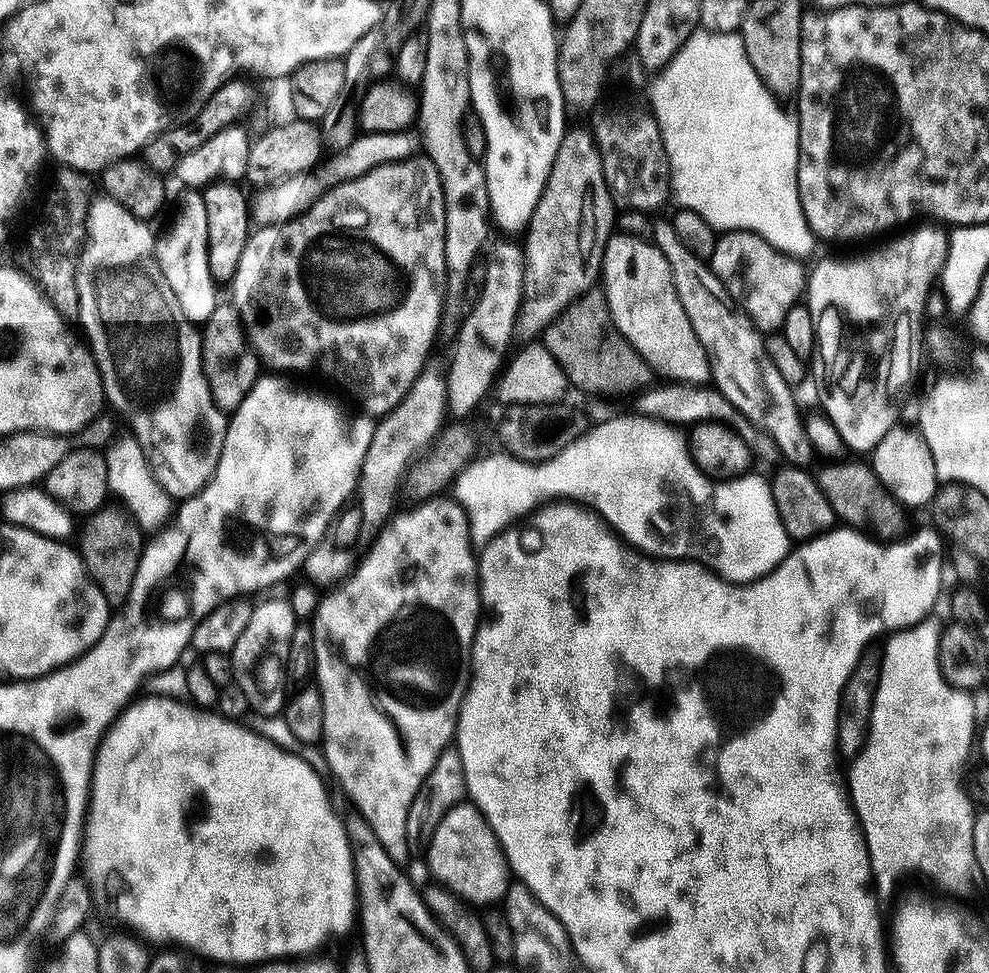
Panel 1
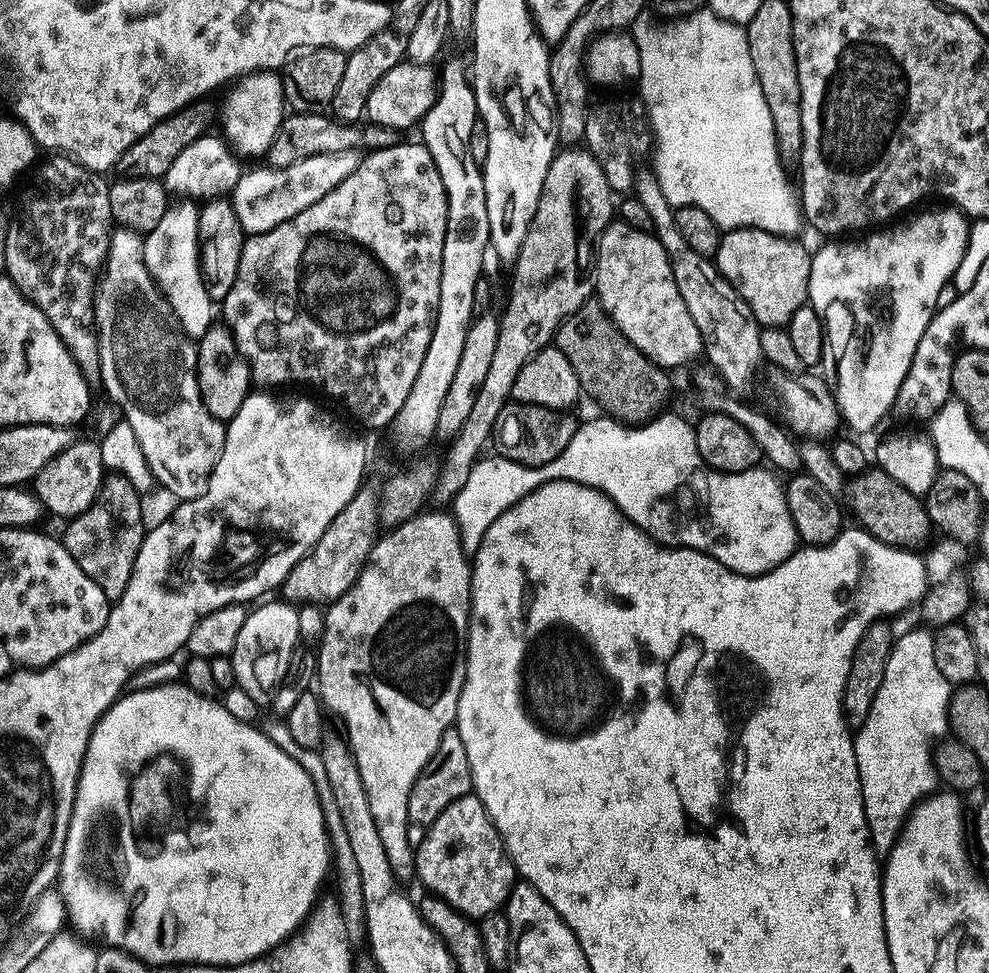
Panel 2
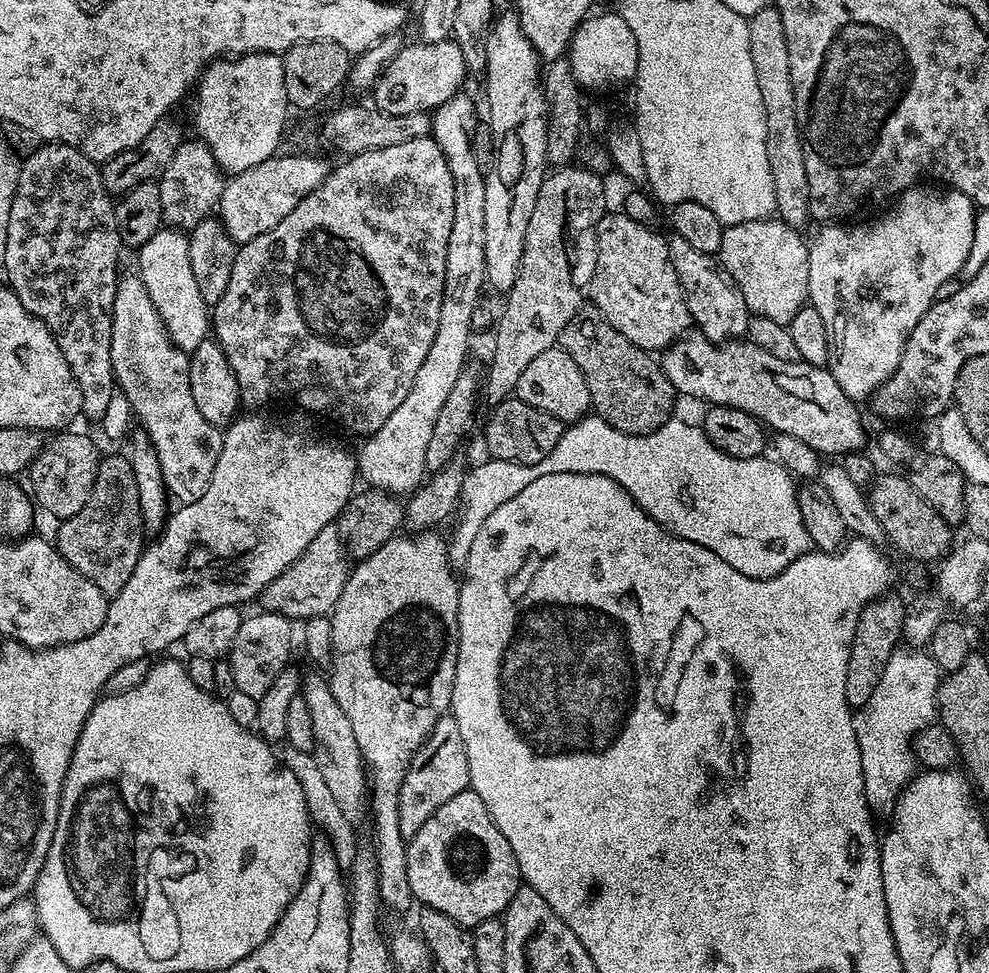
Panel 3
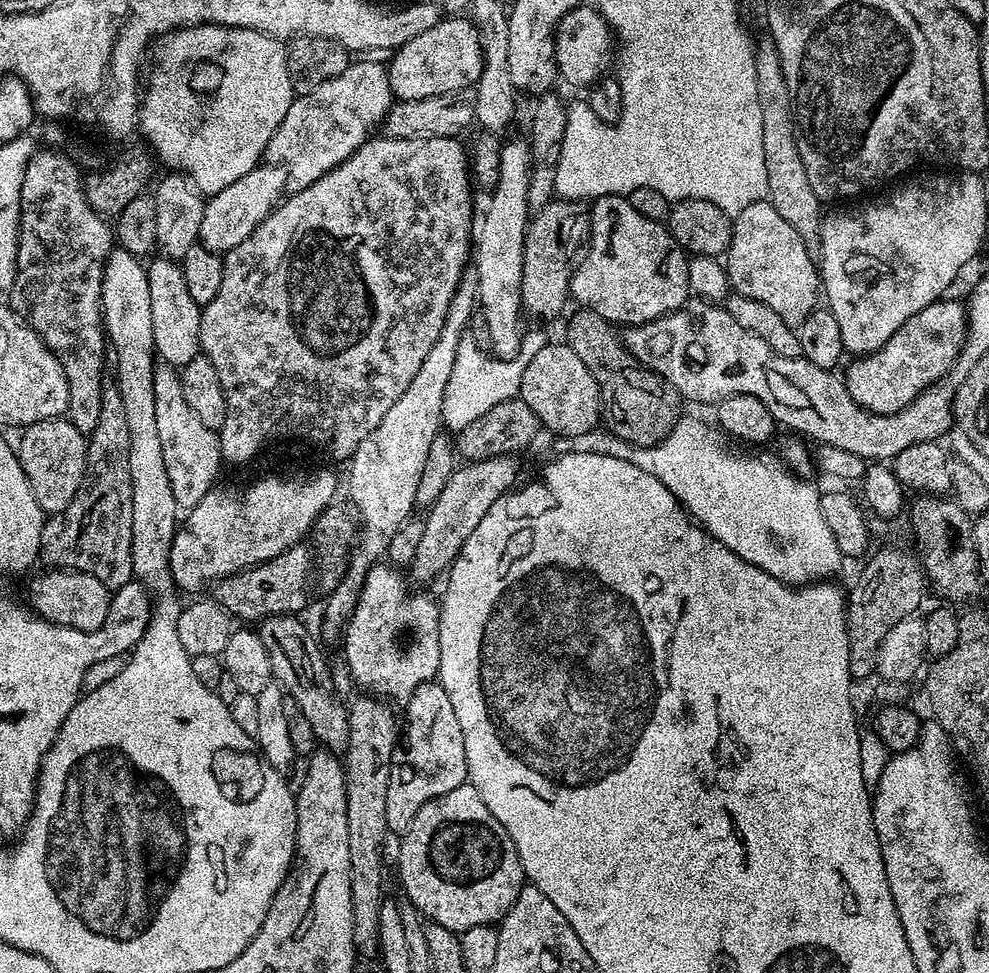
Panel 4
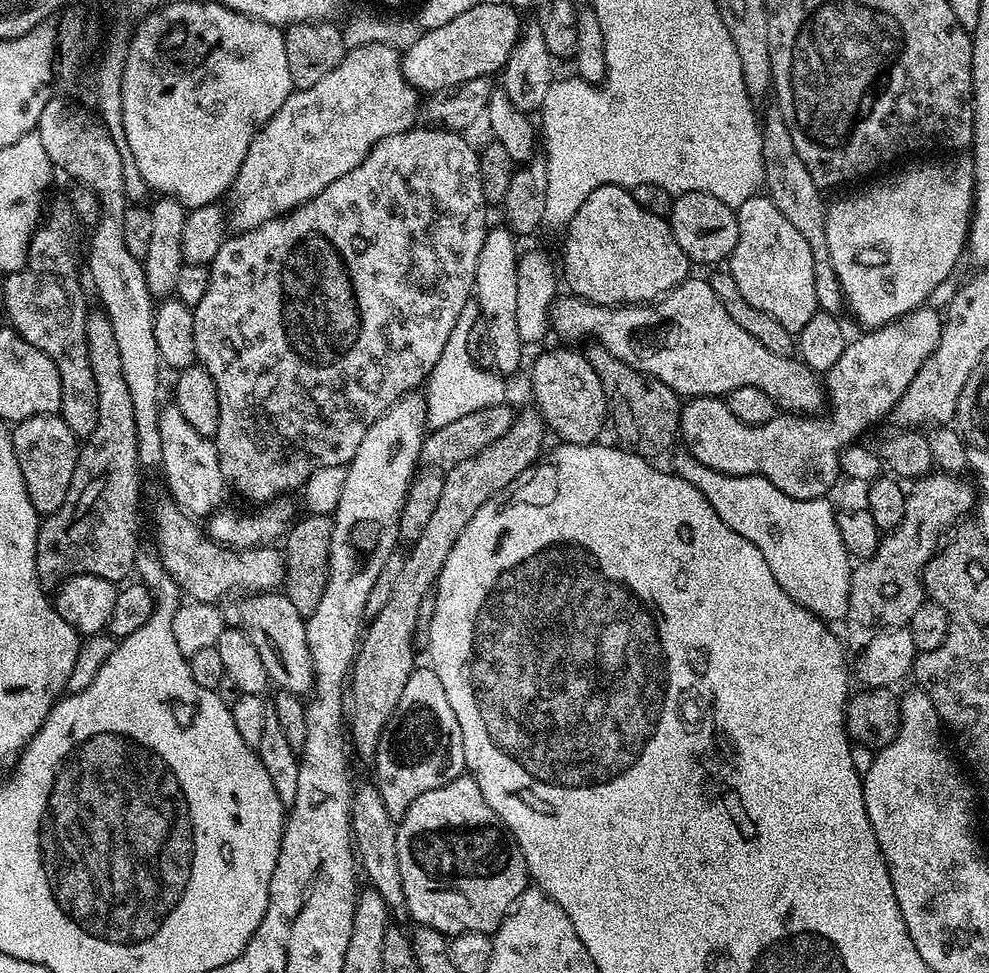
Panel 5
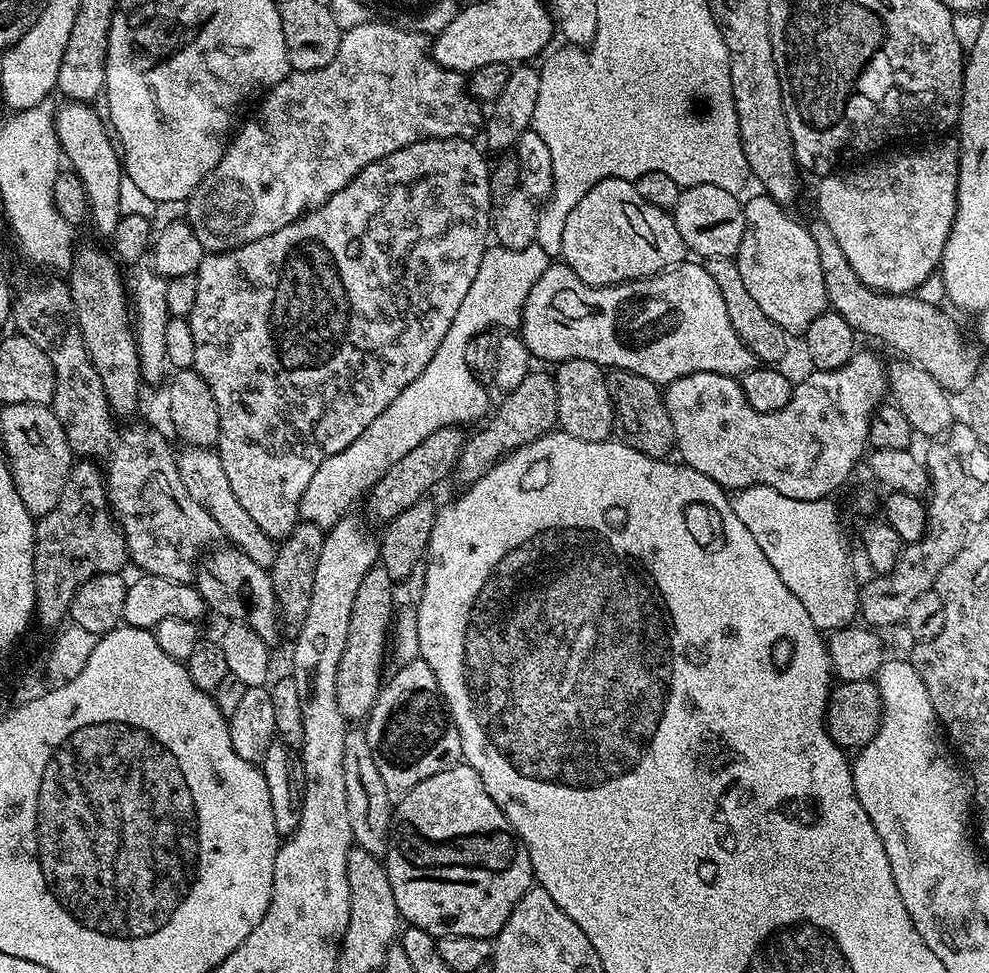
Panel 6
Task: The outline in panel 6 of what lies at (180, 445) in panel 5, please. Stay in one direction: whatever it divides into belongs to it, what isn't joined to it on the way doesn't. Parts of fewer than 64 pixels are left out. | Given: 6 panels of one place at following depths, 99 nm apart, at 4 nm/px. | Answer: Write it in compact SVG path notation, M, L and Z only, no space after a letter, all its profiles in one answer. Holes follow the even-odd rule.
M184 446L181 449L176 458L176 465L190 498L194 498L194 502L201 504L210 514L210 518L218 522L223 539L231 547L242 550L242 554L249 556L253 562L258 562L258 566L271 569L273 562L276 561L277 541L268 536L266 530L262 530L262 526L258 526L258 522L254 522L254 518L250 518L250 513L238 502L238 497L226 478L226 470L222 470L219 451L191 446Z

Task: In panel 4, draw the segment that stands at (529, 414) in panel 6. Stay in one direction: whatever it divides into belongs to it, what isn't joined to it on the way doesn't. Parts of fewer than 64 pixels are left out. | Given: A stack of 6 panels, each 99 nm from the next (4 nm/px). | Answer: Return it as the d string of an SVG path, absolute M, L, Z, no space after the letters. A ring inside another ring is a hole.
M515 455L487 456L485 460L473 460L457 467L453 472L450 482L438 494L438 502L434 502L432 508L427 509L422 530L422 539L418 545L418 551L414 554L414 562L410 566L411 579L417 580L417 585L428 586L431 580L436 580L445 575L452 563L458 558L466 538L474 534L478 522L486 518L486 510L498 502L498 498L504 495L517 483L516 475L520 468L516 465ZM356 700L347 705L348 747L342 754L350 834L350 902L354 914L354 942L360 954L377 951L380 911L386 903L383 874L386 865L380 855L380 846L384 837L389 835L386 826L386 786L390 782L392 755L398 743L398 716L381 700Z

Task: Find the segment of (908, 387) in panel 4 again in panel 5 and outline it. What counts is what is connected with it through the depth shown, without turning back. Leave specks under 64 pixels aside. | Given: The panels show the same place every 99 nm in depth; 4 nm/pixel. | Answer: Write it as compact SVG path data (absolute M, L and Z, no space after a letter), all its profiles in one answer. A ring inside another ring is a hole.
M921 306L914 312L907 312L901 319L894 320L891 324L884 325L883 328L873 328L865 331L863 333L865 336L860 336L857 340L853 339L844 347L842 358L838 358L838 362L834 362L834 366L822 380L823 387L826 389L827 399L830 401L830 406L832 402L832 416L826 417L825 420L819 420L820 416L816 414L778 414L774 418L770 418L770 422L759 424L758 426L750 426L746 422L738 422L738 418L734 418L734 414L730 414L727 403L725 403L721 397L698 396L689 399L680 410L680 430L678 433L682 444L684 440L685 446L688 447L685 448L687 455L693 456L698 462L702 462L702 466L713 468L727 476L761 476L763 480L768 480L774 486L778 486L778 490L782 490L782 494L786 494L795 500L818 500L827 497L829 495L828 491L832 488L832 483L836 480L836 476L839 477L841 475L840 455L843 454L845 448L848 447L848 445L855 445L857 441L861 439L859 436L862 435L871 424L878 423L883 416L885 419L885 417L891 413L894 405L900 401L902 394L910 386L910 382L914 382L918 370L922 370L924 363L926 363L930 356L934 354L934 350L940 341L942 316L939 311L936 313L934 309L928 307L932 306Z

